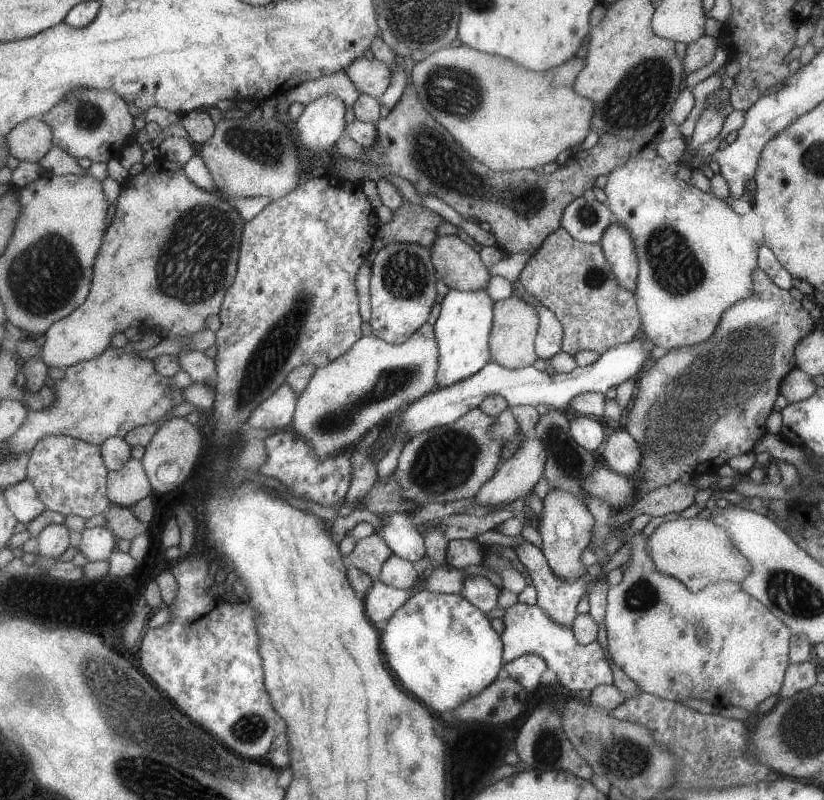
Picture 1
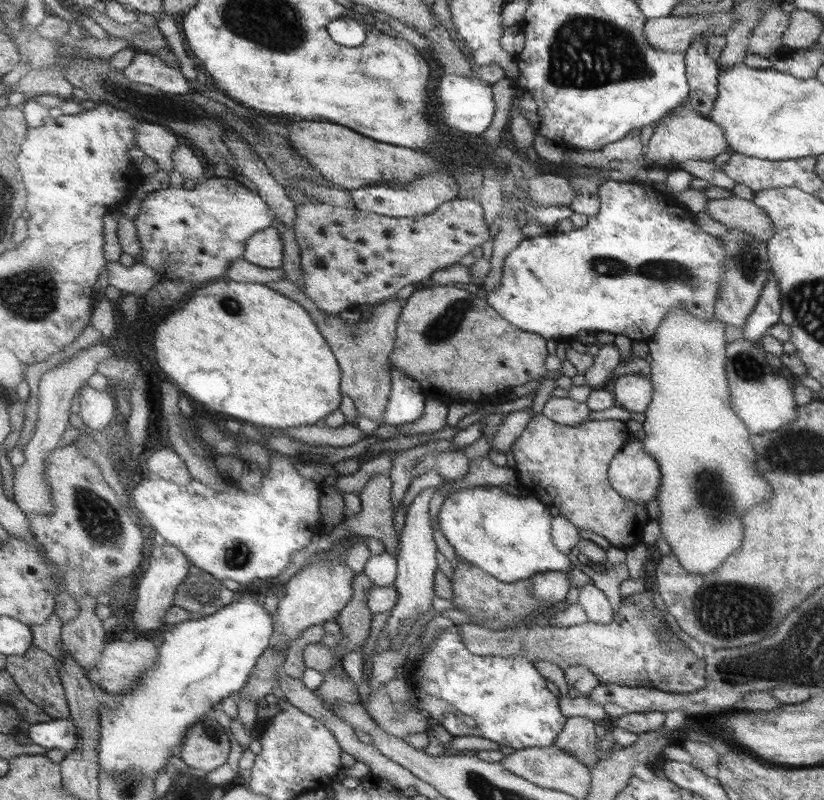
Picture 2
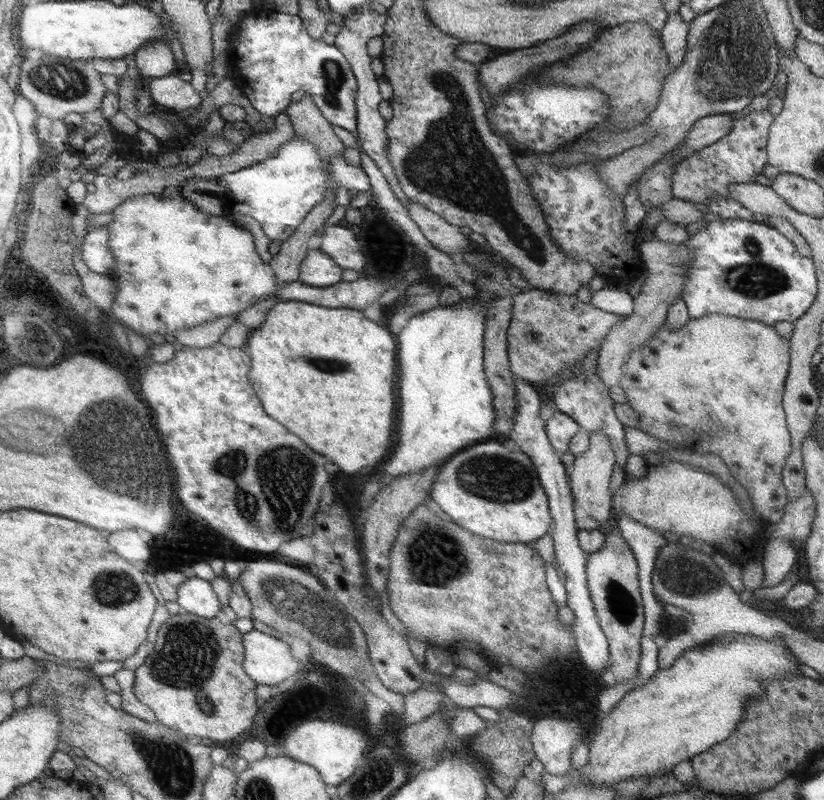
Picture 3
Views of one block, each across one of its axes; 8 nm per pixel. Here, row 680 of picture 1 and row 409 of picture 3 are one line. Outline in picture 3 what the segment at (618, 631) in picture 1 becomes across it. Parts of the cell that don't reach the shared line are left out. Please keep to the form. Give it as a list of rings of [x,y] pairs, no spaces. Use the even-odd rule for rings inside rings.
[[[709,314],[701,318],[689,318],[687,324],[675,330],[668,330],[666,326],[660,326],[646,344],[631,352],[629,358],[625,361],[624,373],[617,387],[617,390],[622,390],[626,394],[627,400],[625,403],[639,417],[640,426],[638,430],[657,438],[657,440],[661,440],[661,442],[671,444],[674,449],[718,456],[731,473],[731,476],[747,490],[754,512],[765,523],[776,523],[783,516],[787,503],[788,490],[785,489],[780,475],[781,468],[785,468],[785,458],[789,456],[792,447],[792,438],[789,437],[783,409],[784,382],[788,376],[787,368],[790,368],[790,364],[787,364],[787,346],[789,346],[789,342],[784,337],[781,337],[776,329],[754,320],[744,320],[736,316],[725,316],[724,314]]]

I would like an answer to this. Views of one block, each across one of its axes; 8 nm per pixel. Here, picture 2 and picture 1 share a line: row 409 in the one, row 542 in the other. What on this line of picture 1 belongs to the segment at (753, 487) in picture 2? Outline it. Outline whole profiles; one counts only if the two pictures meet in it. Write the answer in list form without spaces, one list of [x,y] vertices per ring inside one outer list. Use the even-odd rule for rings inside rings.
[[[671,516],[648,535],[647,549],[653,564],[663,576],[681,581],[685,588],[699,592],[717,580],[740,584],[752,571],[748,559],[736,548],[732,536],[709,519]]]

